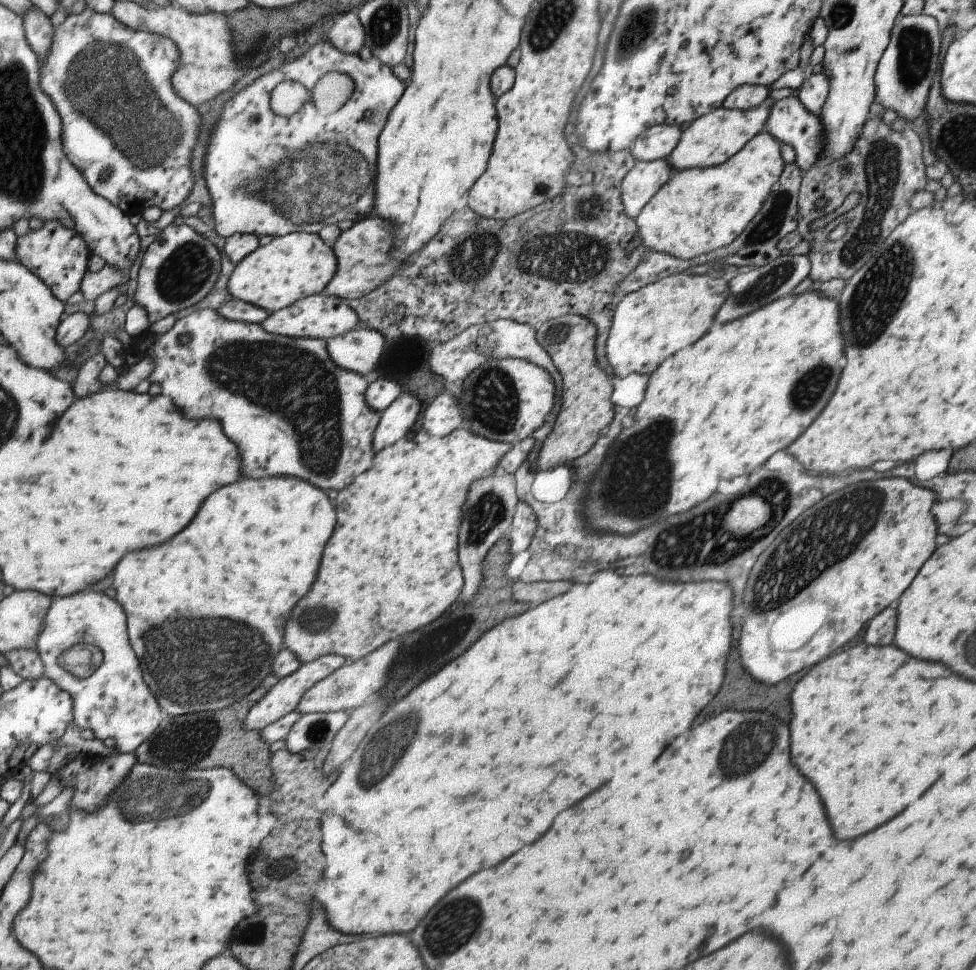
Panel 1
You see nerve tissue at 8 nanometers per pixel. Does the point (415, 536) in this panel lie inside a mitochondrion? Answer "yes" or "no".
no

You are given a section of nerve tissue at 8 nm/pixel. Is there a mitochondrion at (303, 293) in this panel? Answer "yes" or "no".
no

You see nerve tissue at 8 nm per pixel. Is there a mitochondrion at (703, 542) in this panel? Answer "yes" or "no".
yes

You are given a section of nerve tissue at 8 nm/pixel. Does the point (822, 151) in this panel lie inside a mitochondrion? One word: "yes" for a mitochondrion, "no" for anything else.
no

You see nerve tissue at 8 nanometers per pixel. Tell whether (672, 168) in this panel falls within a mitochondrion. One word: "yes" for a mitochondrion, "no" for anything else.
no

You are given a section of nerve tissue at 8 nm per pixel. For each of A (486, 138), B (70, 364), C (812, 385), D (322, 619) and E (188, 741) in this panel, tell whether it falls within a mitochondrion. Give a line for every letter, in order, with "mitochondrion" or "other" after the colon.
A: other
B: other
C: mitochondrion
D: mitochondrion
E: mitochondrion

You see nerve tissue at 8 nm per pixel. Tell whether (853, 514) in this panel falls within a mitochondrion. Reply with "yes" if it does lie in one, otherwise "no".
yes

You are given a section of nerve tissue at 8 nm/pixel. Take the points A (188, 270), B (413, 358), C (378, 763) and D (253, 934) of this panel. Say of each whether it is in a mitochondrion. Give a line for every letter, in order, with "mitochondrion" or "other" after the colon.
A: mitochondrion
B: other
C: mitochondrion
D: mitochondrion

